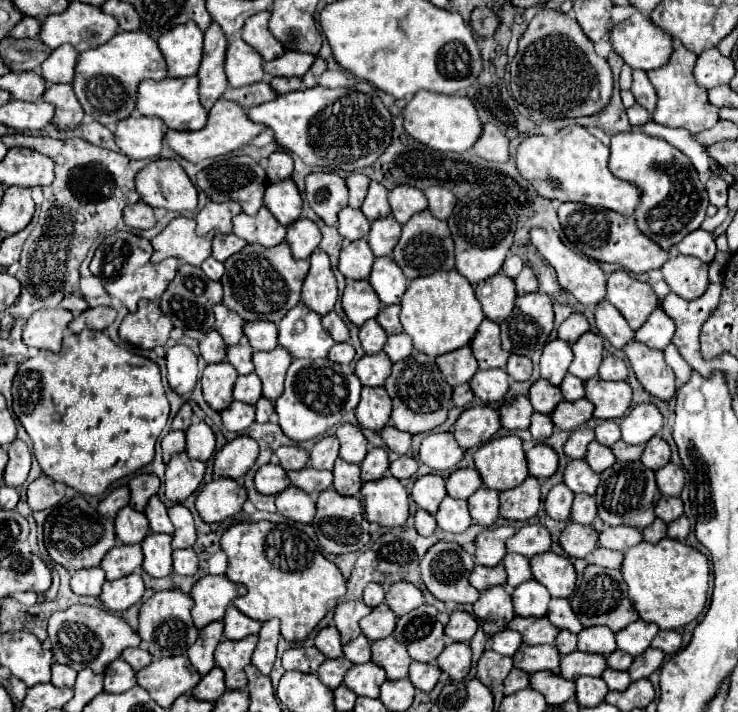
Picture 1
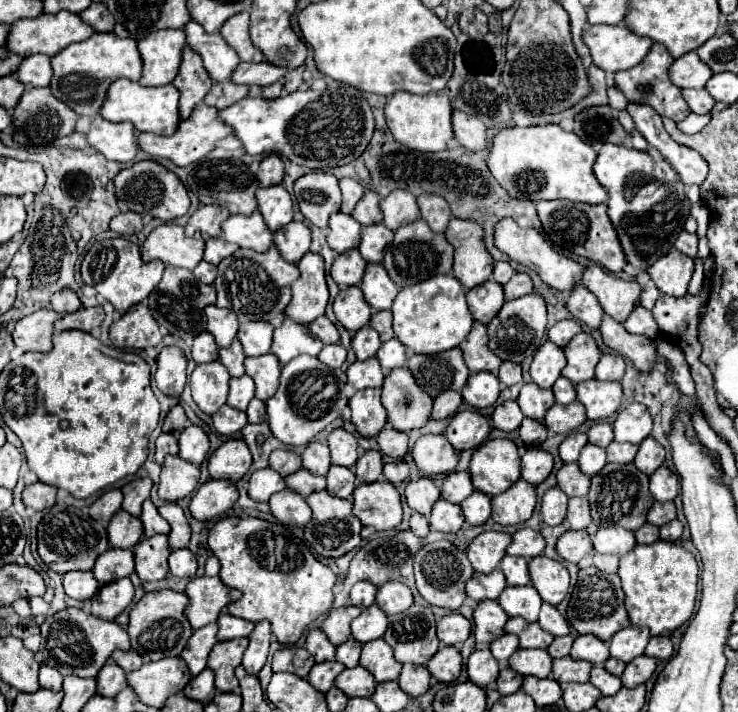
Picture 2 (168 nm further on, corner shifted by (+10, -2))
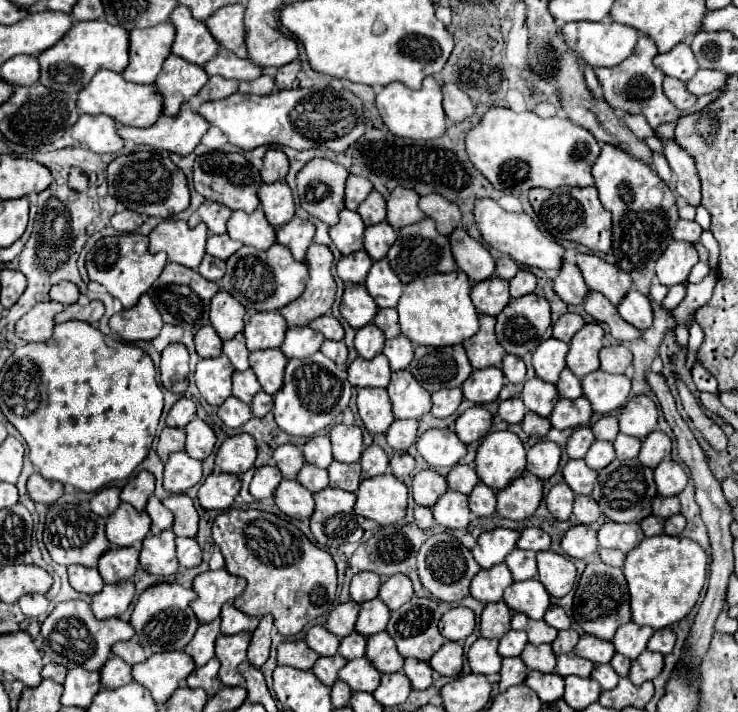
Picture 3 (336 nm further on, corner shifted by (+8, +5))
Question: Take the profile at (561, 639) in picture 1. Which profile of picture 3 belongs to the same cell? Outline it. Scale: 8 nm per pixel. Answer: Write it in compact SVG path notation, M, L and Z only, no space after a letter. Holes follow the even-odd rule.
M572 628L570 630L560 630L556 640L552 642L552 650L554 650L556 656L564 654L564 652L572 652L578 640L580 640L580 634L576 630L572 630Z

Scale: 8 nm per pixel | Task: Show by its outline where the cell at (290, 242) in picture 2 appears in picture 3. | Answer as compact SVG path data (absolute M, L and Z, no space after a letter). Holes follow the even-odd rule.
M294 216L286 226L280 226L276 230L276 236L278 236L278 244L290 248L292 256L302 262L314 238L314 224L310 220L302 220Z

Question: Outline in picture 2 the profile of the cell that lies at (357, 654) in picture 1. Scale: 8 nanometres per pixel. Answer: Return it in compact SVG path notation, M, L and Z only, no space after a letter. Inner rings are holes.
M348 639L346 643L336 647L336 661L344 663L346 667L356 667L360 659L360 651L362 651L362 643L356 639Z

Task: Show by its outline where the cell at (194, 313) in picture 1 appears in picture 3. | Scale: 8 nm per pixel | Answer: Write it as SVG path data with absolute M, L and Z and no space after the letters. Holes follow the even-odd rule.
M166 264L164 272L158 276L158 280L152 284L152 302L162 314L162 320L168 324L178 324L186 330L196 332L198 328L210 324L208 320L208 310L210 310L210 300L218 292L216 282L208 282L202 278L196 270L184 268L182 264Z

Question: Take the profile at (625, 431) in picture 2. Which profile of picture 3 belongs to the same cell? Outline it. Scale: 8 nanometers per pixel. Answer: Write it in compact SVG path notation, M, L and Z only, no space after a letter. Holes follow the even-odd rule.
M634 396L620 410L620 432L644 440L658 424L658 408L648 396Z

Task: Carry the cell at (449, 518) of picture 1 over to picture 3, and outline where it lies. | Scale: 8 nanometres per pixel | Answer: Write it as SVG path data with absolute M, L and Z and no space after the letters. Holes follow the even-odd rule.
M448 490L440 500L432 506L434 520L444 528L466 528L470 524L470 508L468 508L468 496Z

